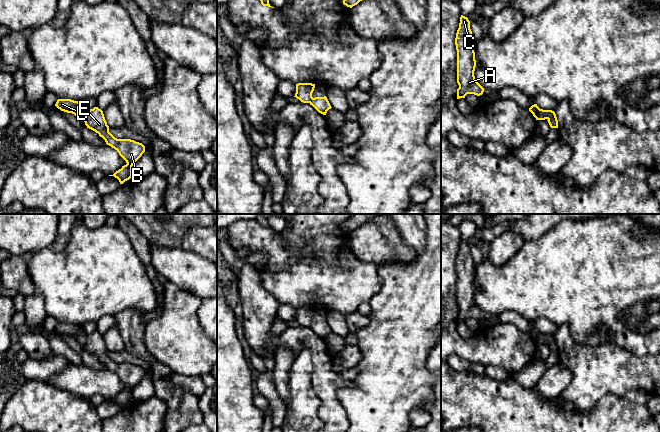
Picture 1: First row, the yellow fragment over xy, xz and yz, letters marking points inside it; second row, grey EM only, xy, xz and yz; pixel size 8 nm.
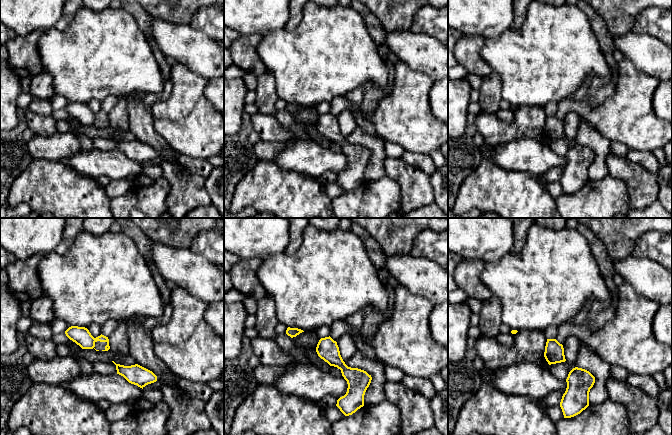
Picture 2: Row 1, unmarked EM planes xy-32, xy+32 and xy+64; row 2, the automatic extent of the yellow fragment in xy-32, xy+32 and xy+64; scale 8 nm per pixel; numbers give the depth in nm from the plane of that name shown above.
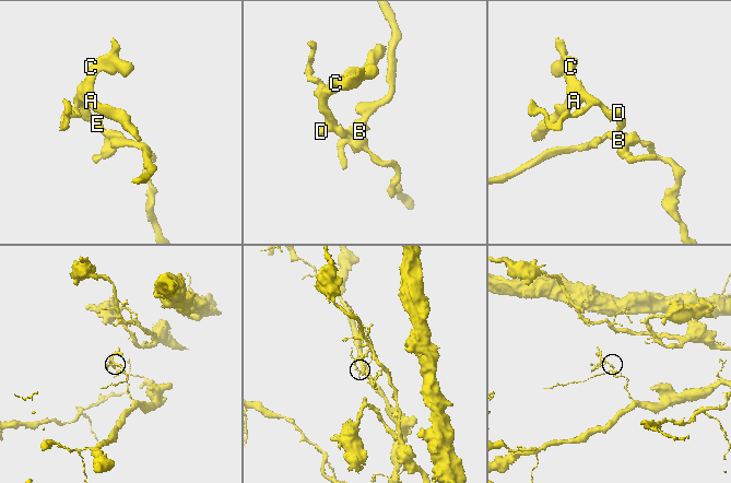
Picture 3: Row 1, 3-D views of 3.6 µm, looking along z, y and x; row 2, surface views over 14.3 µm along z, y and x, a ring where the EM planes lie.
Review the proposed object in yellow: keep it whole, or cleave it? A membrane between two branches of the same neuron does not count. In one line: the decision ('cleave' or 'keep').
cleave

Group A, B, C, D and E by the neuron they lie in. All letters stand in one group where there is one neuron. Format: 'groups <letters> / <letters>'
groups A C D / B E

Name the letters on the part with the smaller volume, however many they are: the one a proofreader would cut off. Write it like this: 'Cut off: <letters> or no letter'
Cut off: A, C, D

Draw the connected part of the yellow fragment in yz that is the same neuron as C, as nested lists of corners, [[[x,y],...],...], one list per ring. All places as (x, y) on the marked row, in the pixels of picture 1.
[[[463,15],[460,17],[455,45],[457,50],[457,83],[459,85],[457,99],[465,98],[467,94],[482,95],[484,88],[474,76],[476,67],[475,39],[470,29],[470,21]]]

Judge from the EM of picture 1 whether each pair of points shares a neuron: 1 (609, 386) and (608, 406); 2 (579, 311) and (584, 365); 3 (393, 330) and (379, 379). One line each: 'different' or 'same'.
1: different
2: different
3: same

